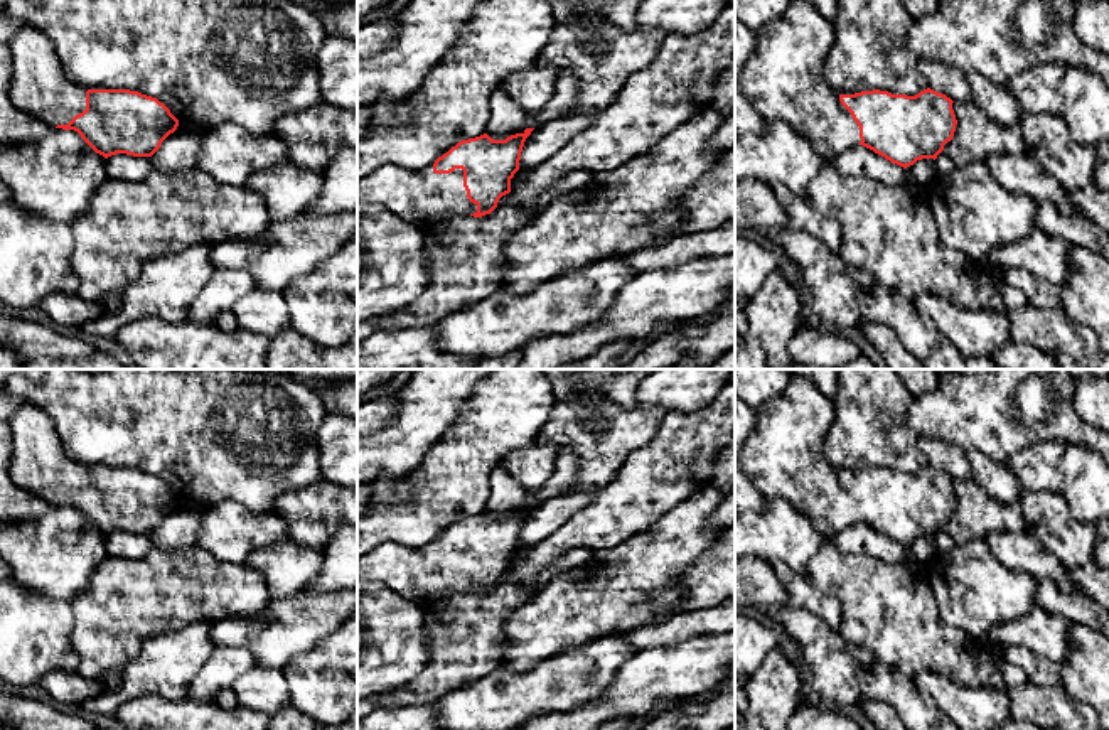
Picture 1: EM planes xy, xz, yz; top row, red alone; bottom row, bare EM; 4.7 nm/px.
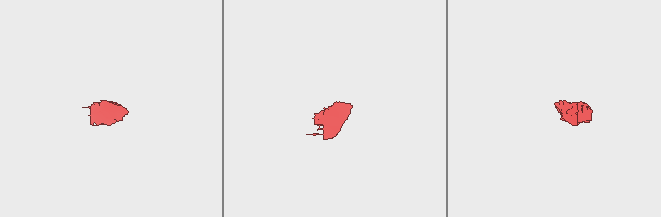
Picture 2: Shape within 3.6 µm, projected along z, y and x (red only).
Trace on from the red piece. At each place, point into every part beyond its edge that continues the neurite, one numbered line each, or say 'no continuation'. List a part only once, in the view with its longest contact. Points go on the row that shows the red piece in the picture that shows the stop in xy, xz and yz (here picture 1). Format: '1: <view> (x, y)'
1: xz (422, 198)

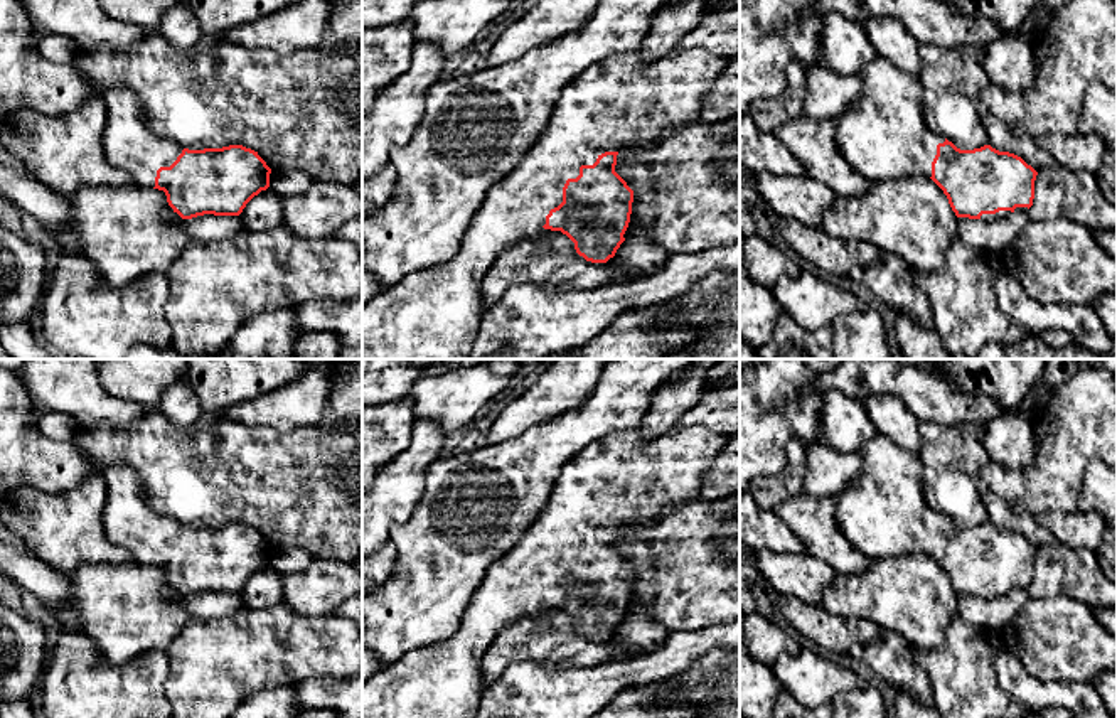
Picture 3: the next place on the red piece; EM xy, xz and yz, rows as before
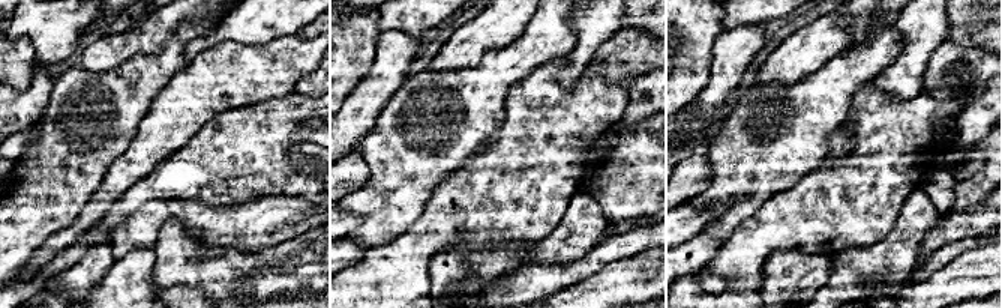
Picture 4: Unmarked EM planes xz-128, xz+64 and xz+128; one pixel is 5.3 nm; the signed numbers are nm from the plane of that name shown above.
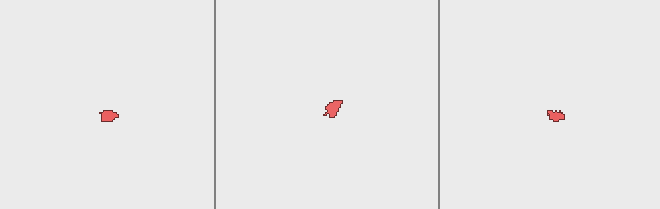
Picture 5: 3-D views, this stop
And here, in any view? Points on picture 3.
1: xz (622, 101)

